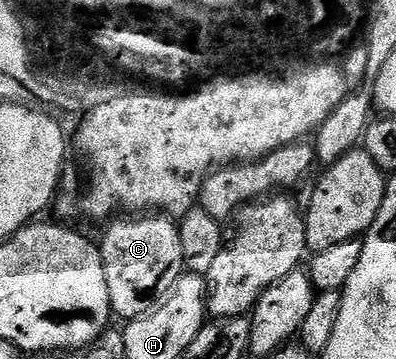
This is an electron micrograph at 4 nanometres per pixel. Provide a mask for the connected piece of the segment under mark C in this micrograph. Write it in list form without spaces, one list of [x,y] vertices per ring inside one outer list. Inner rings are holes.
[[[132,215],[127,219],[113,220],[108,227],[104,238],[99,238],[98,241],[102,267],[106,271],[106,287],[110,295],[113,314],[117,318],[124,317],[123,320],[129,322],[135,317],[151,313],[172,292],[172,288],[176,286],[176,280],[180,278],[181,273],[185,272],[180,230],[177,222],[167,215]]]

